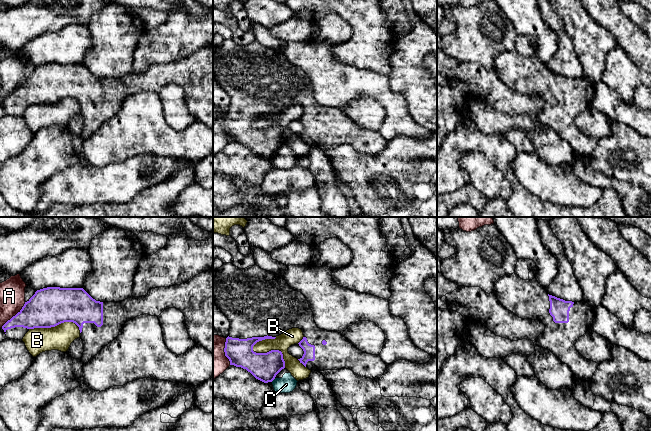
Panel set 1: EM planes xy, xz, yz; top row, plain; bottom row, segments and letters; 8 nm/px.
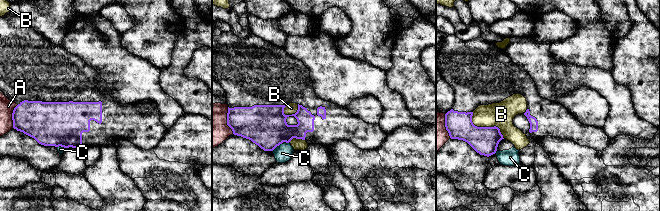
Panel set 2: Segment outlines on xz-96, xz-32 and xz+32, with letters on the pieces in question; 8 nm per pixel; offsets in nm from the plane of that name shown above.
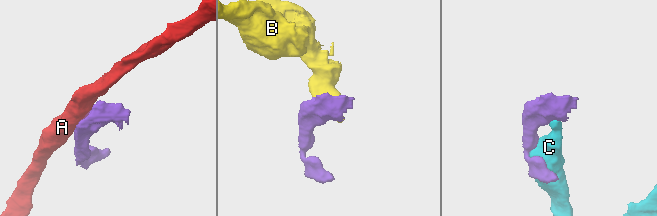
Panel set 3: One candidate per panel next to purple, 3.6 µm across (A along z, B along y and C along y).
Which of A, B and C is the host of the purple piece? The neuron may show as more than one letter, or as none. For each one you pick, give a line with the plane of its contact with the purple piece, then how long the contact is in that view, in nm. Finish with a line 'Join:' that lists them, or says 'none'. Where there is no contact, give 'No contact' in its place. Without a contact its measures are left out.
Join: none

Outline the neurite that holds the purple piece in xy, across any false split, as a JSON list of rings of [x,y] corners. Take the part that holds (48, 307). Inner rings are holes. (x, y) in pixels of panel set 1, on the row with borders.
[[[213,270],[202,272],[180,285],[152,288],[145,296],[131,296],[120,302],[96,301],[83,288],[43,288],[37,290],[2,329],[7,338],[22,340],[30,329],[51,328],[64,322],[73,322],[80,330],[84,344],[81,361],[85,364],[119,335],[126,322],[144,314],[158,317],[169,308],[179,309],[184,314],[190,338],[213,354]]]

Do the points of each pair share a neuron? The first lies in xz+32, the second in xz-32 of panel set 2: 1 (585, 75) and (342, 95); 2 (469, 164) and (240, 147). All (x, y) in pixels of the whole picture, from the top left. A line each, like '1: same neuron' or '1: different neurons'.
1: same neuron
2: same neuron

